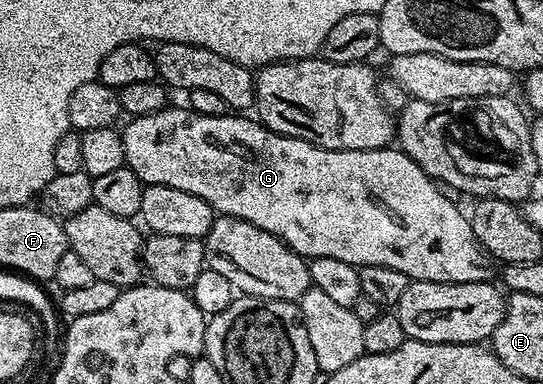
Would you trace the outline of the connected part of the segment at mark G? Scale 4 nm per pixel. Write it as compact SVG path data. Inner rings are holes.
M169 106L158 110L158 114L146 114L145 116L133 116L127 121L128 125L123 125L122 135L124 137L124 162L130 169L134 170L134 174L138 174L140 181L147 185L161 184L162 186L174 186L174 190L186 190L190 194L194 194L198 198L202 198L210 205L213 213L222 216L233 216L239 220L245 220L250 222L254 226L258 226L258 230L266 230L270 234L274 234L284 244L292 248L300 256L305 258L315 258L321 256L322 258L339 258L341 262L350 262L357 266L390 266L390 270L402 270L402 274L408 276L409 281L413 280L425 280L426 282L450 282L451 284L457 284L458 282L488 282L493 279L492 267L494 267L493 261L490 259L484 248L474 238L474 230L472 229L472 221L467 215L464 216L459 211L461 210L454 202L449 202L447 198L442 198L442 194L438 194L438 183L433 180L431 176L427 176L422 170L422 166L418 166L418 162L414 162L406 153L401 152L399 147L389 146L386 148L379 148L378 150L350 150L349 152L339 152L338 150L326 150L325 148L319 148L314 146L310 142L305 140L299 140L298 138L290 138L289 136L283 136L278 134L274 130L267 128L265 124L261 124L259 119L251 118L247 120L247 115L244 114L229 114L226 116L207 116L206 114L198 114L193 112L191 108L187 106L181 106L181 108L175 108L175 106Z

